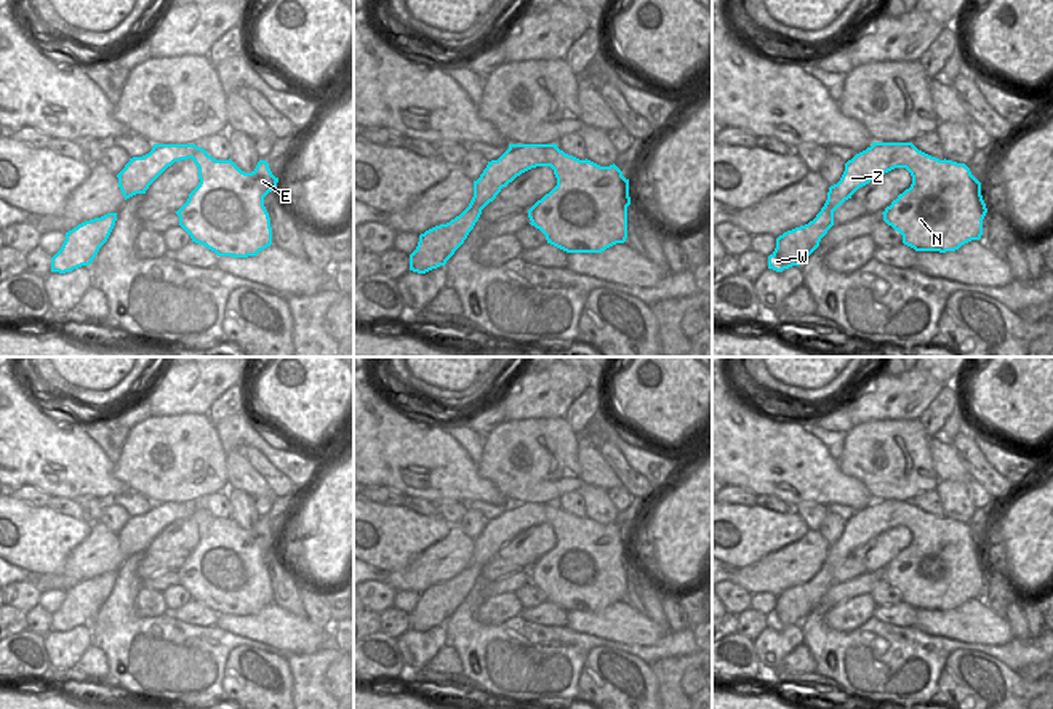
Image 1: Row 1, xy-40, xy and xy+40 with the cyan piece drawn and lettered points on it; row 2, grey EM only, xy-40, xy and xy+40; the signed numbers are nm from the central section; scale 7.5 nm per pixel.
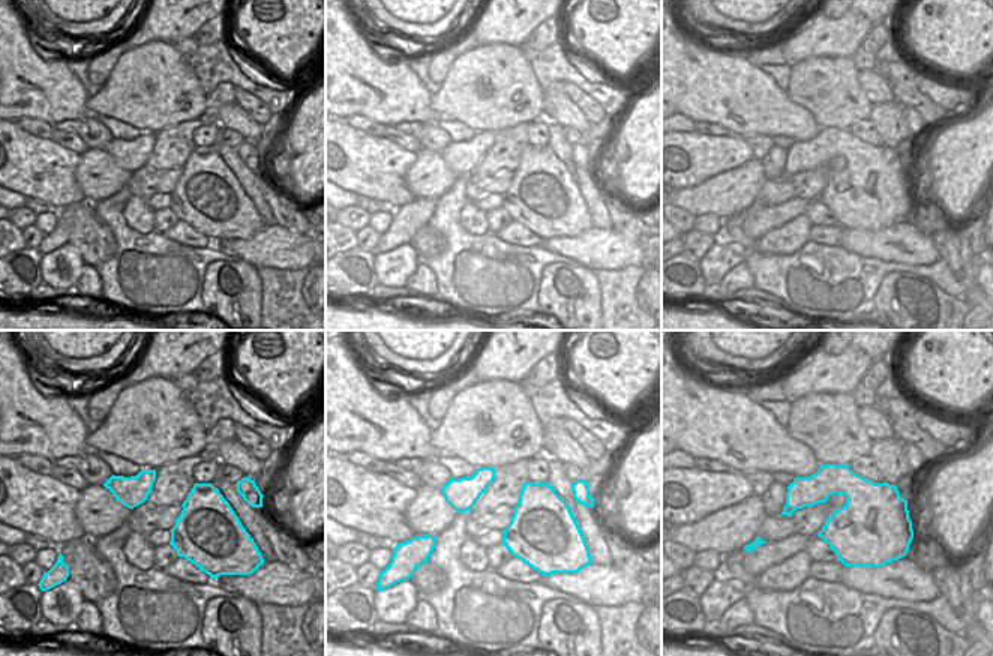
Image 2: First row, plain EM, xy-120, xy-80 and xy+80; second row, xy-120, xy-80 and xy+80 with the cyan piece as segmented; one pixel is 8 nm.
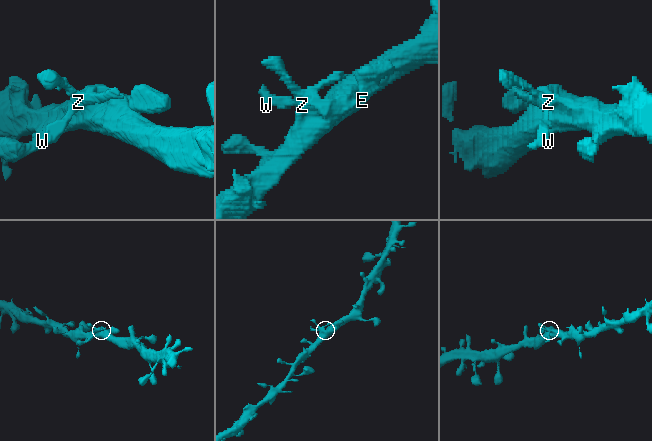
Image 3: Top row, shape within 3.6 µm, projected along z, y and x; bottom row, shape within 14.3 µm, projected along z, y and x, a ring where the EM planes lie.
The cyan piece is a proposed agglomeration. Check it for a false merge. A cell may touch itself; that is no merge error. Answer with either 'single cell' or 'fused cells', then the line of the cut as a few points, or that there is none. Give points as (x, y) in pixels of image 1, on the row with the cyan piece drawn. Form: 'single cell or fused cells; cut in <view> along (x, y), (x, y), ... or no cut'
single cell; no cut

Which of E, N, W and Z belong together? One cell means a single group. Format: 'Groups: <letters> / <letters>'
Groups: E N W Z

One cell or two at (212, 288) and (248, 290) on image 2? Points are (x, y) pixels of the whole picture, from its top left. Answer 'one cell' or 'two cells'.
one cell

